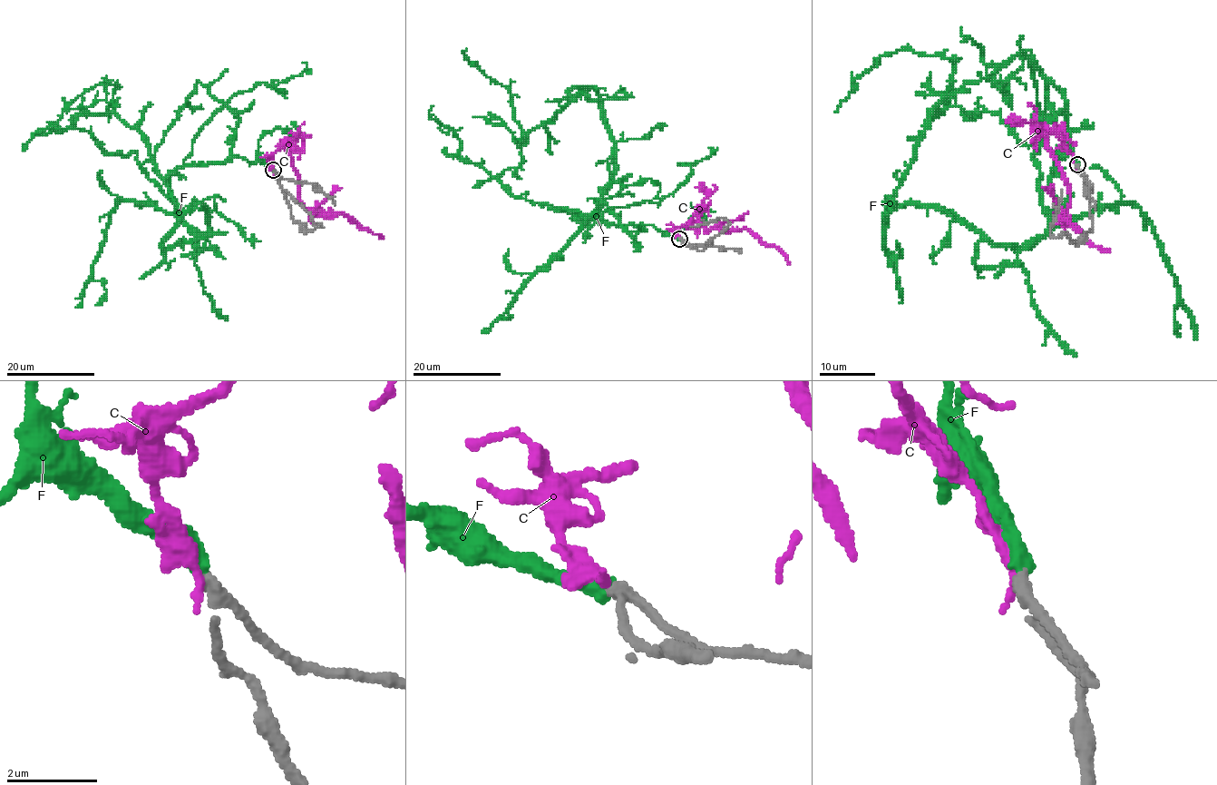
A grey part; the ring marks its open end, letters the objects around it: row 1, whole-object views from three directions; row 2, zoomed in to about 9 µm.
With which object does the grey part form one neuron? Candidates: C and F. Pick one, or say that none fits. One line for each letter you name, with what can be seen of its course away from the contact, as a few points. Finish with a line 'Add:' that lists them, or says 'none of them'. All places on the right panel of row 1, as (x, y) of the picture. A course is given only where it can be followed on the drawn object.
F: it runs (1076, 163), (1059, 147), (1049, 227), (999, 245), (930, 206), (882, 216), (953, 64), (888, 52), (833, 112)
Add: F

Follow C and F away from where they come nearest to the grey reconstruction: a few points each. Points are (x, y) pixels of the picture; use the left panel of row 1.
C: (274, 171), (269, 157), (285, 144), (299, 177), (299, 201), (307, 209), (344, 213), (384, 238)
F: (274, 170), (180, 165), (168, 190), (196, 233), (208, 211), (175, 201), (116, 85), (73, 100), (60, 129)

